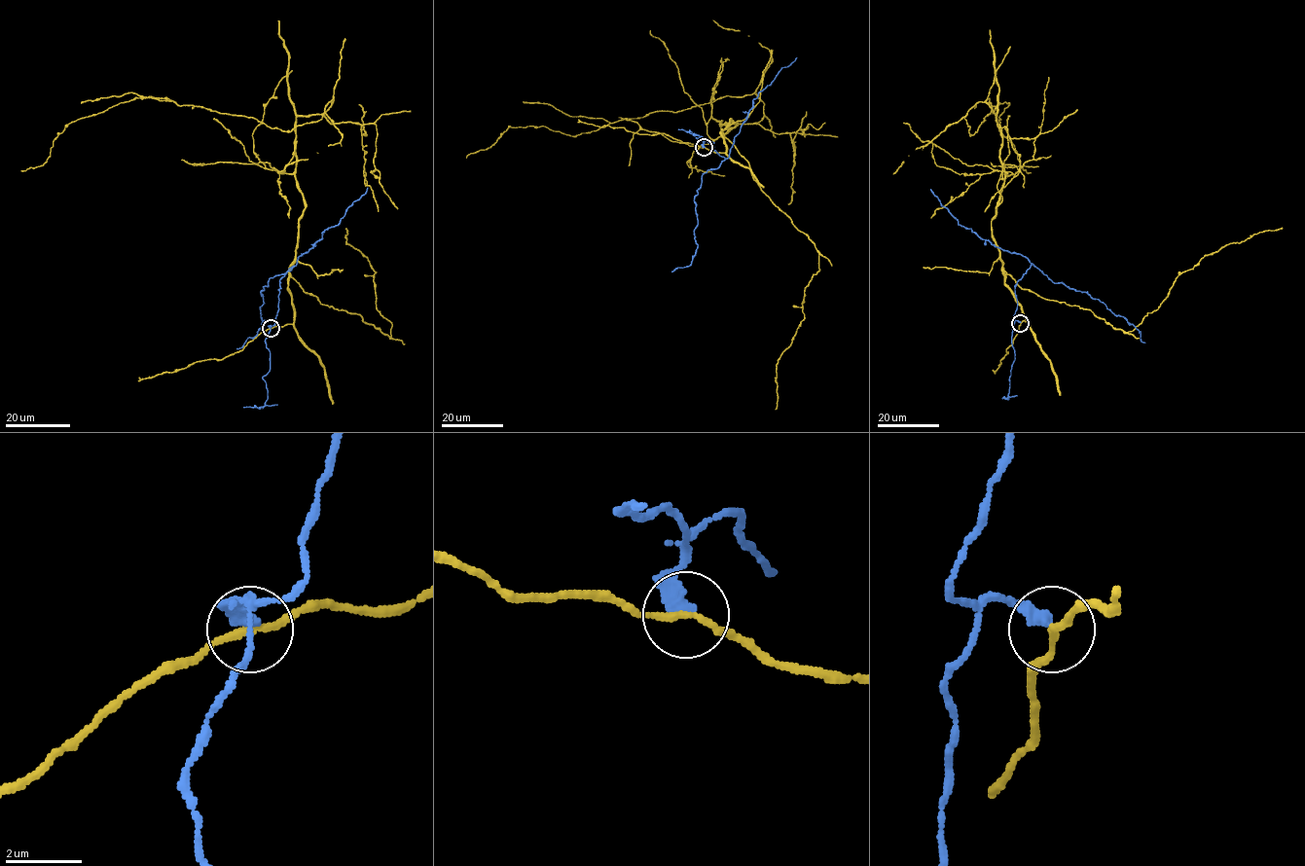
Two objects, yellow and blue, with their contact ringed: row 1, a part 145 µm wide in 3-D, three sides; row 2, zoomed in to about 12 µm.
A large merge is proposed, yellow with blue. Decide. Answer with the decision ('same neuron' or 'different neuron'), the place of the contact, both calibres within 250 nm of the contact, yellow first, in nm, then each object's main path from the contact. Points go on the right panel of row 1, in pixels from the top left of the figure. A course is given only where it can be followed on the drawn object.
different neuron; at (1020, 323); 180 nm thick on the yellow side, 360 nm on the other; yellow runs (1020, 322), (992, 228), (1002, 134), (978, 101), (970, 134), (1007, 103), (1000, 129), (1031, 172); blue runs (1020, 322), (1012, 320), (1017, 307), (1015, 285), (1033, 264), (1054, 282), (1098, 299), (1137, 328), (1144, 342)

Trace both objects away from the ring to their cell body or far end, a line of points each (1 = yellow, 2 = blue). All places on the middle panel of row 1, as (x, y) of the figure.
1: (704, 147), (725, 153), (731, 119), (728, 131), (763, 117), (754, 91), (573, 136), (509, 127), (466, 158)
2: (704, 147), (706, 139), (712, 142), (724, 161), (702, 175), (695, 198), (697, 248), (692, 264), (671, 271)

